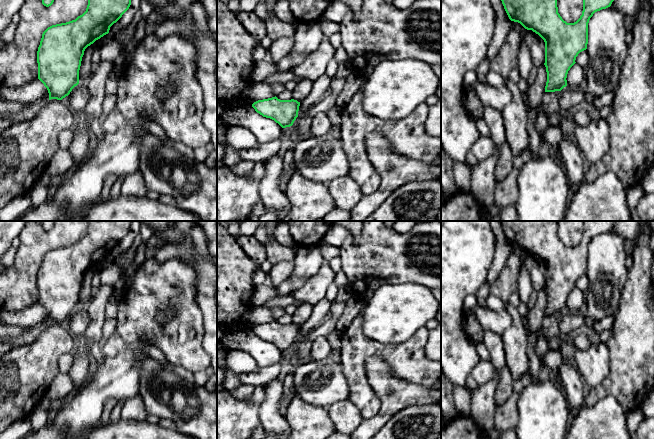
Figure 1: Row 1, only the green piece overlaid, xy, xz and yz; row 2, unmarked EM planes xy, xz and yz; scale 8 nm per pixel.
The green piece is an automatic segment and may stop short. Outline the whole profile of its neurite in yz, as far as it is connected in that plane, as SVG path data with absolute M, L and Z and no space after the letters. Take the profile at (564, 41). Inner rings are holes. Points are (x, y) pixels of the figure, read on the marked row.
M501 0L511 21L532 30L545 42L547 82L545 92L561 91L567 86L567 74L578 54L587 49L588 23L593 14L611 6L614 0L583 0L583 11L574 23L567 23L558 13L557 0Z

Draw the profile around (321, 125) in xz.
M320 112L312 119L310 128L312 137L321 137L328 132L331 132L331 123L325 112Z

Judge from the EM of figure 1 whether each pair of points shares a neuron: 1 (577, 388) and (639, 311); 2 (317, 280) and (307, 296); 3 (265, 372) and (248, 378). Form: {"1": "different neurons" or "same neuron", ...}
{"1": "different neurons", "2": "same neuron", "3": "same neuron"}

